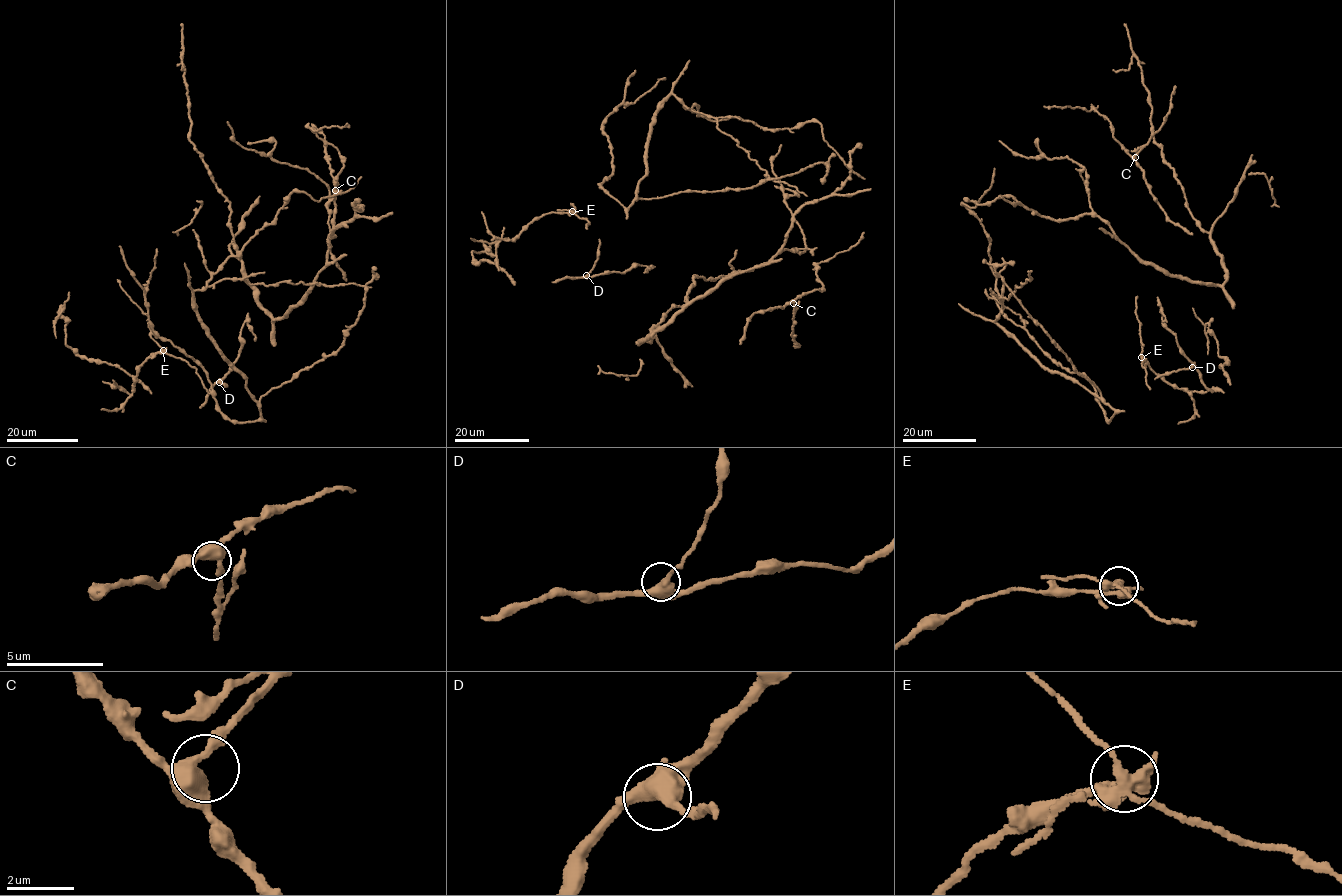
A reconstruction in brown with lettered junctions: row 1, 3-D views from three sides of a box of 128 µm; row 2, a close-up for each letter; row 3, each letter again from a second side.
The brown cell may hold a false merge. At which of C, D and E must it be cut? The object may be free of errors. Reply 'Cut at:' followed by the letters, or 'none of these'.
Cut at: E

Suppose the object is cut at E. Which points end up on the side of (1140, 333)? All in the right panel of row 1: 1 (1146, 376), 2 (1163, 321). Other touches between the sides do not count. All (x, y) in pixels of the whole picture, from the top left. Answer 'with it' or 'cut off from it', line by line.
1: with it
2: cut off from it

